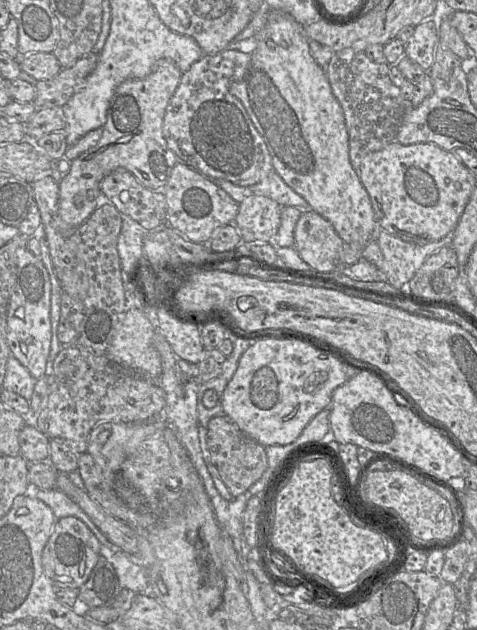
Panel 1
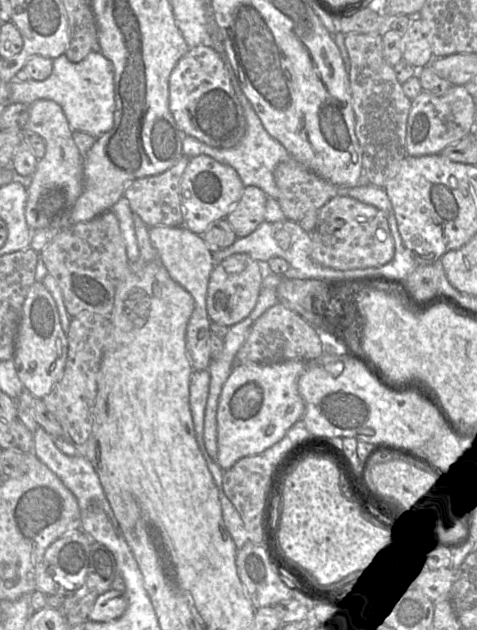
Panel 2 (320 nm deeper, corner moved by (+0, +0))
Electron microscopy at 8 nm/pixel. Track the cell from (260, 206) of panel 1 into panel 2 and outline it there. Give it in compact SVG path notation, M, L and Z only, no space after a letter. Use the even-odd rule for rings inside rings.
M245 186L239 201L226 217L236 236L246 237L265 221L268 196L257 186Z

